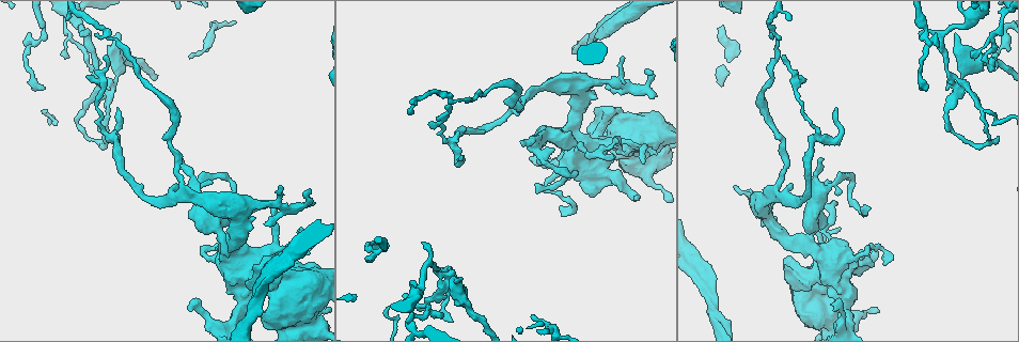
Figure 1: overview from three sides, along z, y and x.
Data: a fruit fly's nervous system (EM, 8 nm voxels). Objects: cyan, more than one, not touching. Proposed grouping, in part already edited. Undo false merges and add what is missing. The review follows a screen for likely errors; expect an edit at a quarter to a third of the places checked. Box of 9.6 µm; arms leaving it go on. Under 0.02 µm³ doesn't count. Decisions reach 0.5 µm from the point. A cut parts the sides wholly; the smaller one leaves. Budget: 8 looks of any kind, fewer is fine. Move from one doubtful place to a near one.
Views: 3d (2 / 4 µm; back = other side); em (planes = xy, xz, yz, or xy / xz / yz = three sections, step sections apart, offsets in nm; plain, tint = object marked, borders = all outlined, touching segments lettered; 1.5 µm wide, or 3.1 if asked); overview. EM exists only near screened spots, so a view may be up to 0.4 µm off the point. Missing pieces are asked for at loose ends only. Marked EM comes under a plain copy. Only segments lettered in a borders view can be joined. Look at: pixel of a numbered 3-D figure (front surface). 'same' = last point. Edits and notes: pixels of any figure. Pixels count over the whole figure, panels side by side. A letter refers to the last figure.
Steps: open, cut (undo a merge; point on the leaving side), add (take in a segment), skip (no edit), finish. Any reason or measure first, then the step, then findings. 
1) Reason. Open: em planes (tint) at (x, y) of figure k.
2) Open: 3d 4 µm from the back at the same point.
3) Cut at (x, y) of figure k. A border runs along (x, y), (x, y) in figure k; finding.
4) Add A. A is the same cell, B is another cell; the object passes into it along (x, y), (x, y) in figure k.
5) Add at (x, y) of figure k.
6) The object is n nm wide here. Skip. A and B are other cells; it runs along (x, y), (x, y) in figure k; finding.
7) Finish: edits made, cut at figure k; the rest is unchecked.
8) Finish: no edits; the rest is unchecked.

Branch point. Open: em planes (borders) at (451, 143) of figure 1.

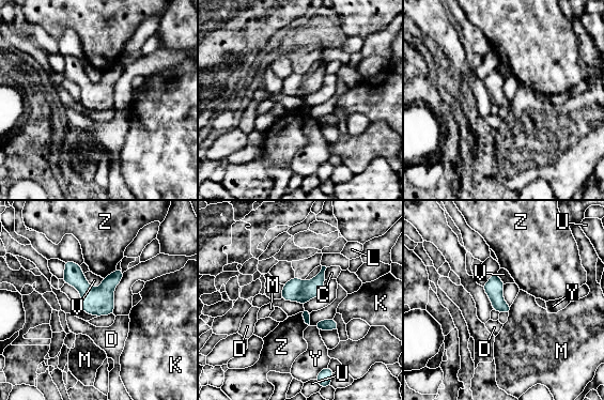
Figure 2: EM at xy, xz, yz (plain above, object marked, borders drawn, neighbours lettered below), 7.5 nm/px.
Skip. C, D, K, L, M, U, V, Y and Z are other cells; a border runs along (511, 306), (511, 310), (508, 313) in figure 2; one neuron here.

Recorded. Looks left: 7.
Branch stops here. Open: em planes (tint) at (311, 190) of figure 1.

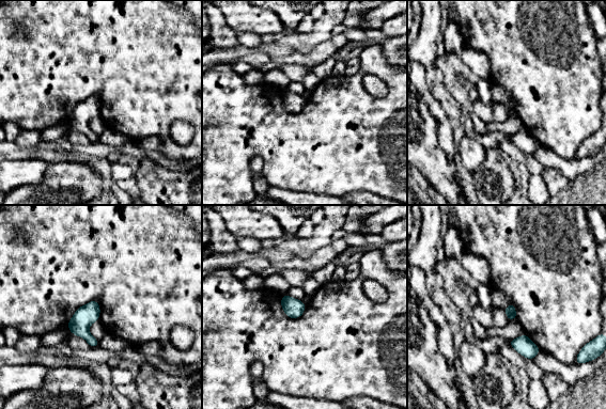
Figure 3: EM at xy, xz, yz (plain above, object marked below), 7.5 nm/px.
What lies round it. Open: em planes (borders) at the same point.

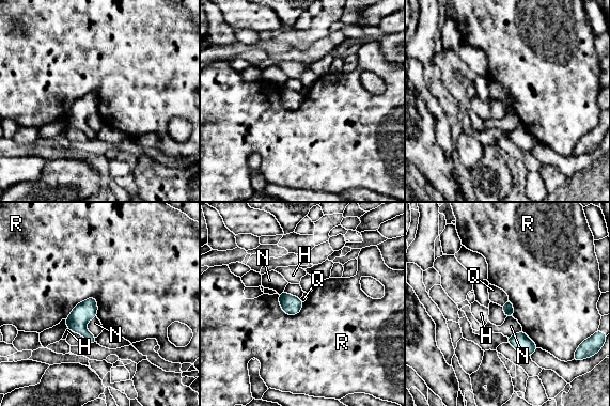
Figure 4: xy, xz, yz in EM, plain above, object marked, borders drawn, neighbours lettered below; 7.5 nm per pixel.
Skip. H, N, Q and R are other cells; a border runs along (96, 299), (78, 302), (65, 319) in figure 4; no lettered segment goes on from it.

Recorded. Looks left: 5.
Closes a loop. Open: 3d 4 µm at (98, 140) of figure 1.

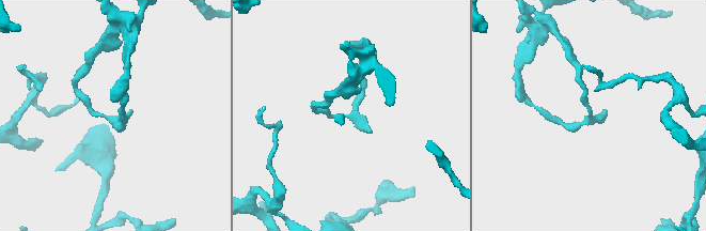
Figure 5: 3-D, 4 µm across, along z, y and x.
Open: em yz step 4 (tint) at (110, 118) of figure 5.

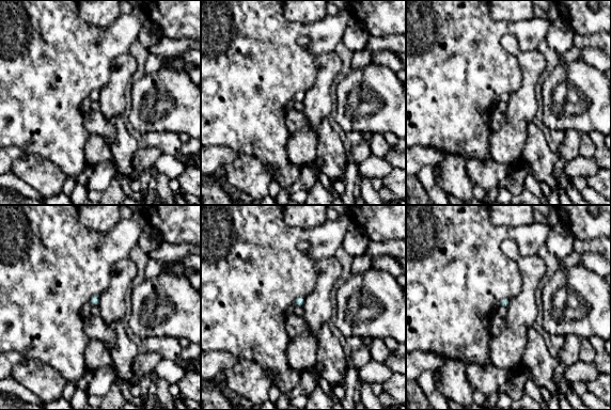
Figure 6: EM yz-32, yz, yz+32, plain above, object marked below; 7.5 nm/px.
Cut it another way. Open: em planes (borders) at the same point.

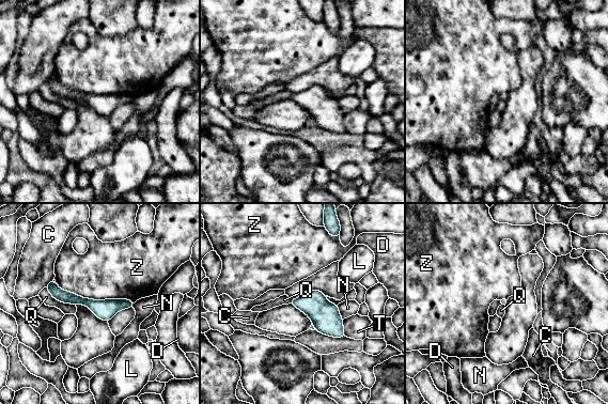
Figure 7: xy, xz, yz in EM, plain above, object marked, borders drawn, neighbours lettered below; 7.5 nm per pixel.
The object is 60 nm wide here. Skip. C, D, L, N, Q, T and Z are other cells; a border runs along (55, 281), (83, 297), (134, 302) in figure 7; one neuron here.

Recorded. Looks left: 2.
Finish: no edits; the rest is unchecked.

